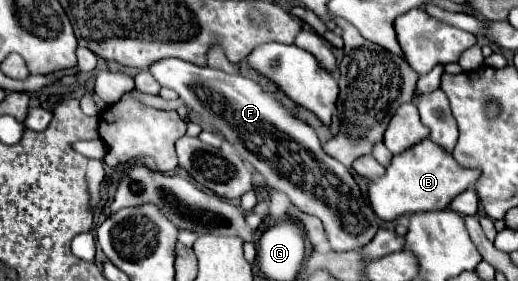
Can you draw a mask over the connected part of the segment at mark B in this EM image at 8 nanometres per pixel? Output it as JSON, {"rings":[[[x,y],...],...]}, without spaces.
{"rings":[[[426,138],[418,142],[418,146],[394,156],[386,166],[386,174],[368,182],[368,204],[384,222],[392,222],[398,216],[416,210],[444,210],[450,200],[464,192],[476,178],[478,170],[466,170],[458,166],[452,154],[442,152],[442,148]]]}

